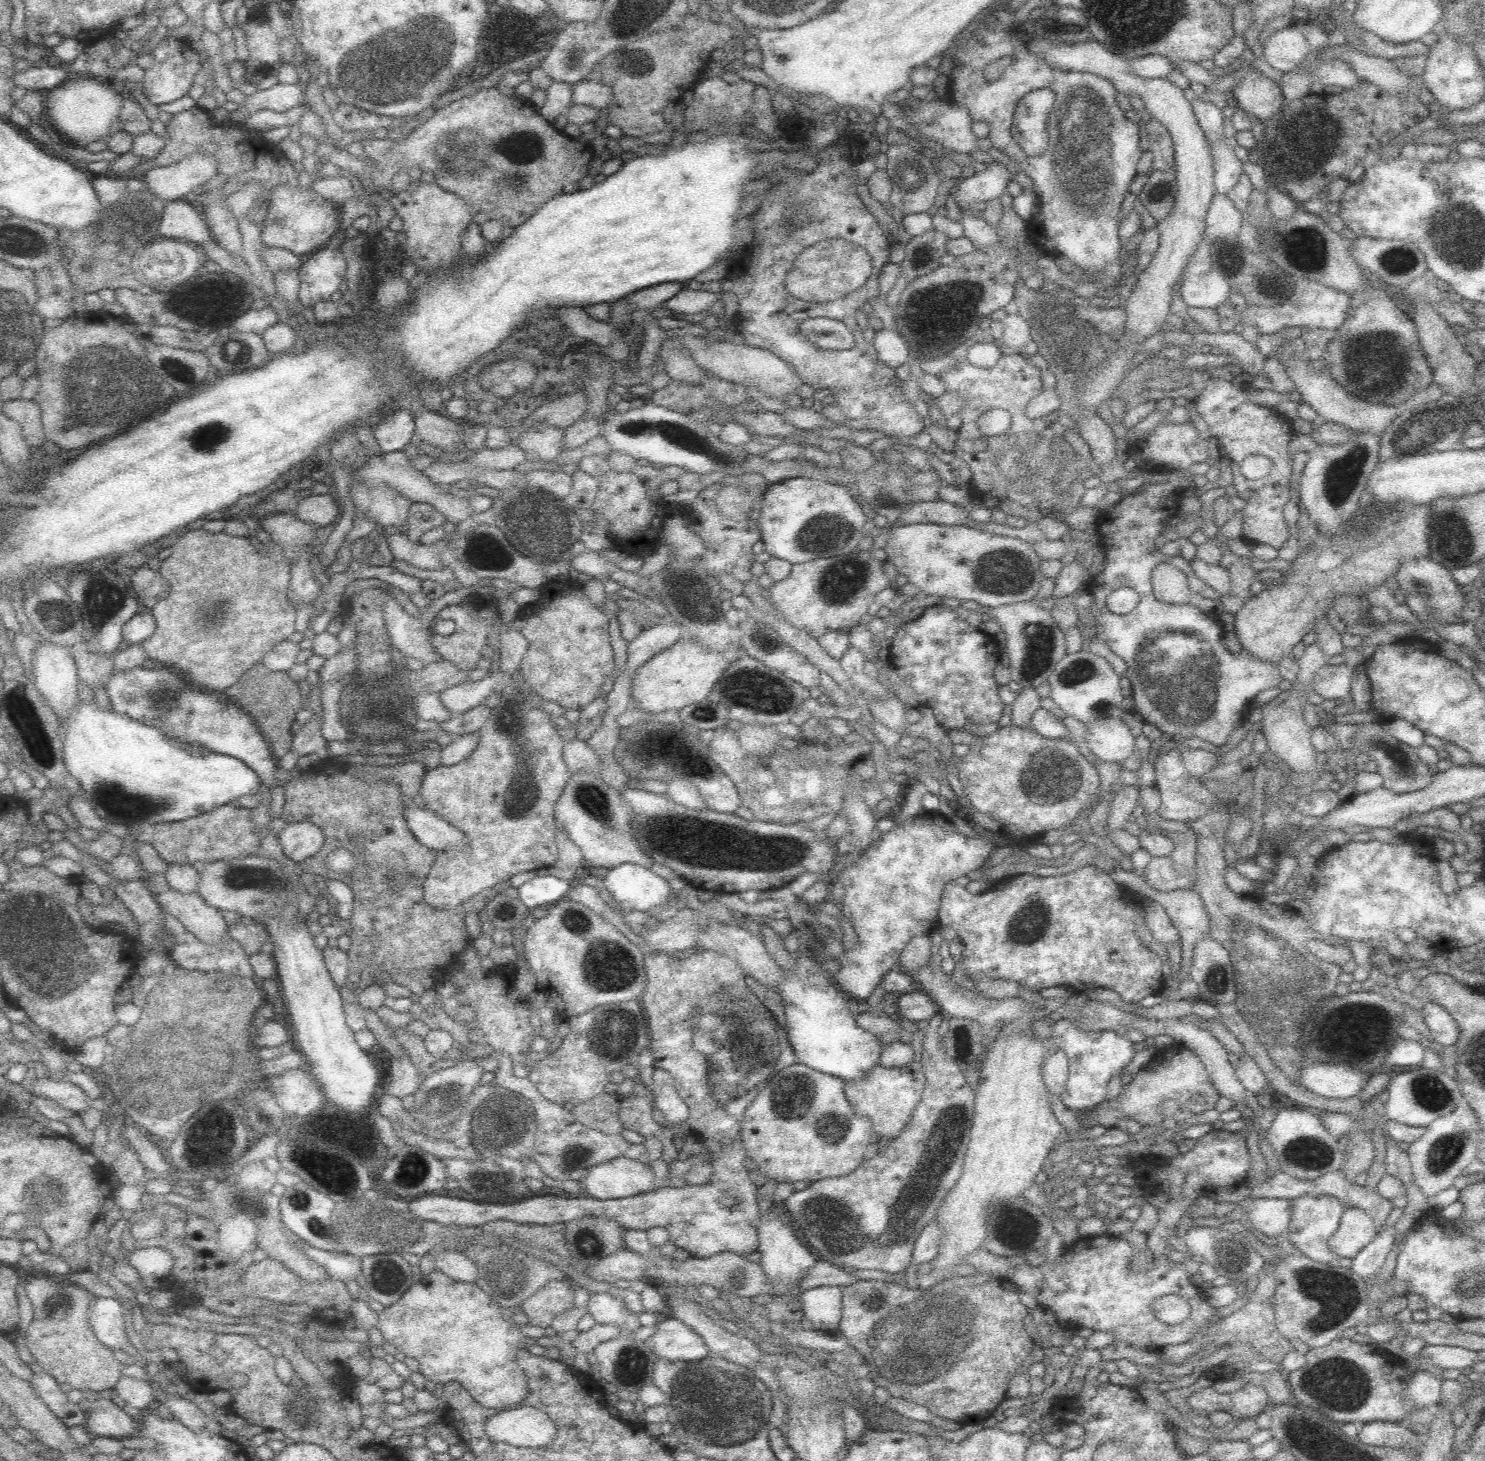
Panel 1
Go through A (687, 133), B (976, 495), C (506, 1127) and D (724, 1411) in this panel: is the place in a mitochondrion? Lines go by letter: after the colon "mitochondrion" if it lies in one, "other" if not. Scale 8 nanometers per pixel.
A: other
B: other
C: mitochondrion
D: mitochondrion

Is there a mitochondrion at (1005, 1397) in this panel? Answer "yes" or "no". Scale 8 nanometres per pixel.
no

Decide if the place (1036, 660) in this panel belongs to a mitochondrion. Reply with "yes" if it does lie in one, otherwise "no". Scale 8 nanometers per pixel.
yes

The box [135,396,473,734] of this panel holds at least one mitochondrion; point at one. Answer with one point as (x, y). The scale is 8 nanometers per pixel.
(213, 436)

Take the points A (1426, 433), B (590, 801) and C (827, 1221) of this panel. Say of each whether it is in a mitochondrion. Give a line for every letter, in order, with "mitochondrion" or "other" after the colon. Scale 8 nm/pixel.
A: mitochondrion
B: mitochondrion
C: mitochondrion

